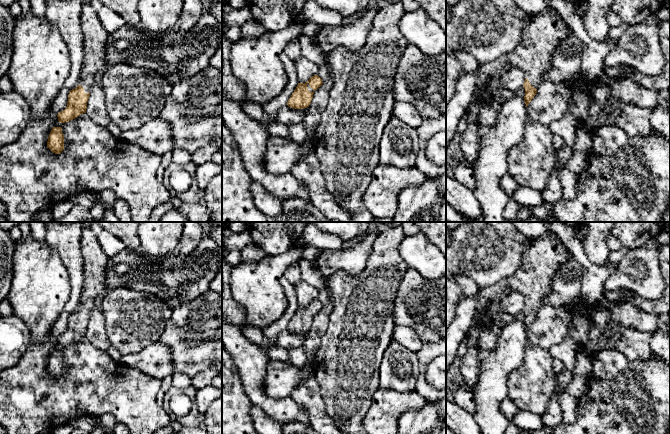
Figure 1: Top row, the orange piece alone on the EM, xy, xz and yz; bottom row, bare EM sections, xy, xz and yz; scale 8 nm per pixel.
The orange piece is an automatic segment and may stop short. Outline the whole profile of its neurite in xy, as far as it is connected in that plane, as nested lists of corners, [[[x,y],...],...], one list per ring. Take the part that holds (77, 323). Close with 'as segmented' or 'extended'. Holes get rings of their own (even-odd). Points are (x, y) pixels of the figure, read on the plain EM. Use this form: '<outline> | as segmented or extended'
[[[82,226],[81,254],[84,282],[80,308],[70,314],[66,332],[57,338],[60,347],[69,346],[86,337],[90,313],[96,307],[96,299],[107,294],[105,269],[109,258],[90,227]]] | extended

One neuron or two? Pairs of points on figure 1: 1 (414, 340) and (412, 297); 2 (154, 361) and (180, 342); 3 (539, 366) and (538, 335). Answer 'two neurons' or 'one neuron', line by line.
1: two neurons
2: two neurons
3: two neurons

